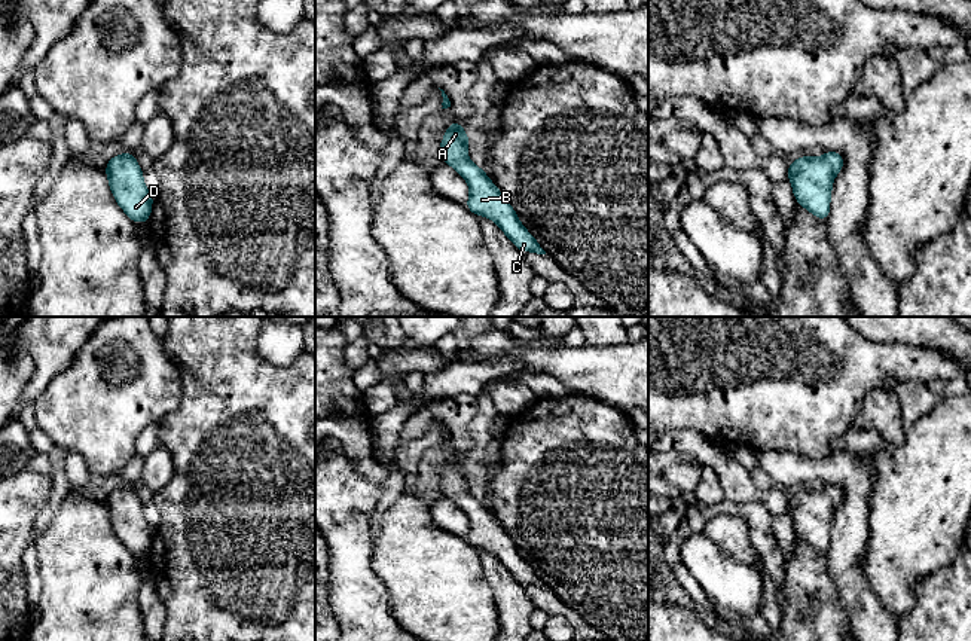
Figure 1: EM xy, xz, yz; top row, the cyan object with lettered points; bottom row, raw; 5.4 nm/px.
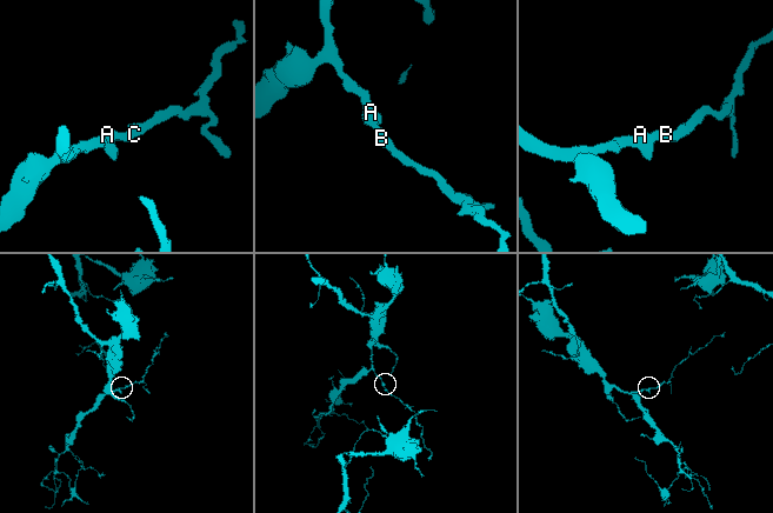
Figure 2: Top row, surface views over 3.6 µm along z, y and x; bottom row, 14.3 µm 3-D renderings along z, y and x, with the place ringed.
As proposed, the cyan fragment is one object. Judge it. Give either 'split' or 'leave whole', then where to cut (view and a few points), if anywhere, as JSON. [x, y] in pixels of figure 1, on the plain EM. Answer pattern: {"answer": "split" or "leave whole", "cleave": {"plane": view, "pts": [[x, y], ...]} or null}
{"answer": "leave whole", "cleave": null}

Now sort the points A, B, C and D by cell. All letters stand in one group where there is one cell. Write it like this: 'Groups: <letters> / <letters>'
Groups: A B C D

